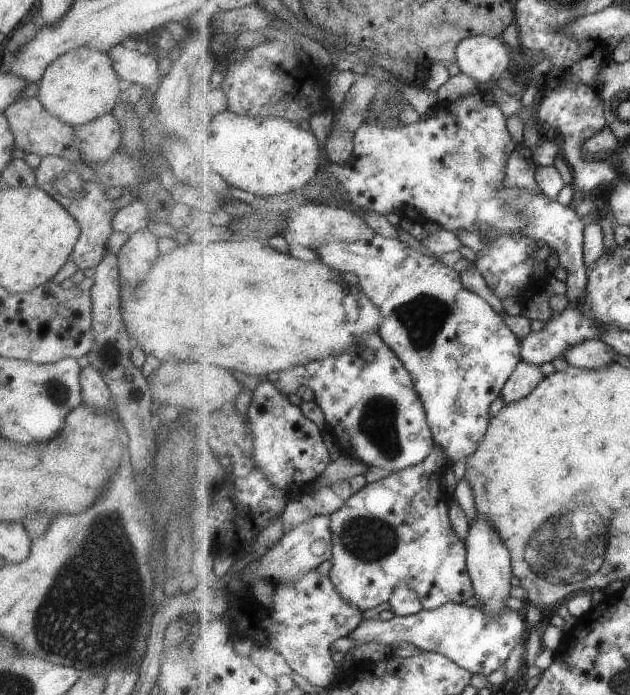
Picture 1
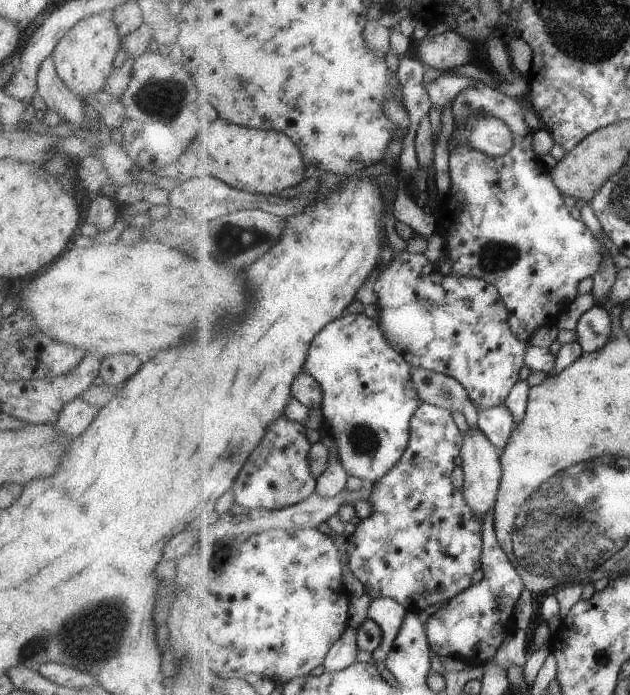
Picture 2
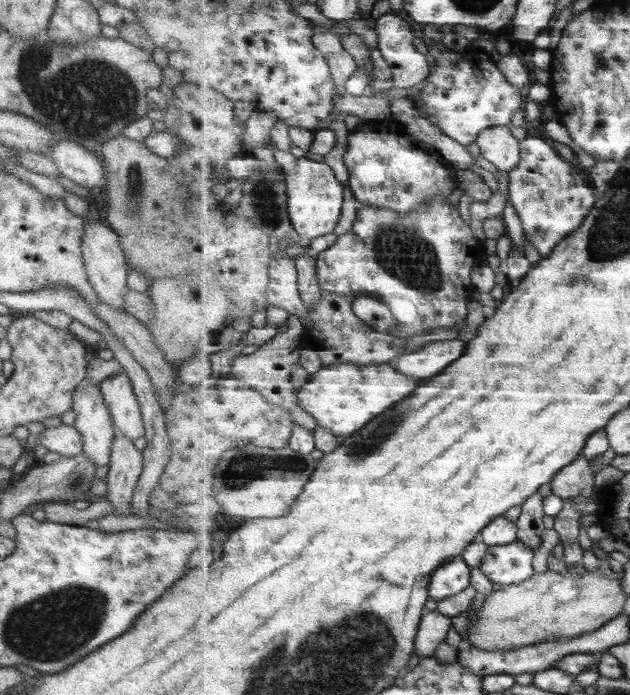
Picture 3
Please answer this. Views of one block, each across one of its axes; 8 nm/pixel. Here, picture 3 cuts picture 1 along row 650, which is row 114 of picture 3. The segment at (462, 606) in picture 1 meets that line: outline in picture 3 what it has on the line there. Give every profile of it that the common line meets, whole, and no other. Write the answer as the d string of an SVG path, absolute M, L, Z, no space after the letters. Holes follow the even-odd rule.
M446 52L433 65L426 85L415 96L422 102L416 108L447 137L460 142L464 147L476 142L483 130L508 126L512 123L513 113L523 107L523 96L494 62L482 61L480 56L461 56L459 53Z

